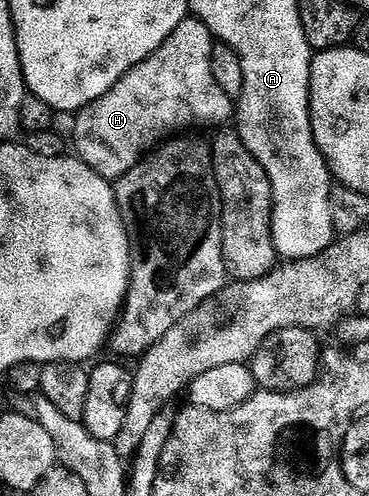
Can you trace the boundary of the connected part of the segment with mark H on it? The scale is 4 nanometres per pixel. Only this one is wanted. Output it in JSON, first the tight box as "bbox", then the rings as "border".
{"bbox":[71,20,235,182],"border":[[[184,20],[171,34],[171,38],[167,38],[167,42],[163,42],[163,46],[155,50],[155,54],[139,62],[139,66],[132,68],[123,78],[119,78],[119,82],[115,82],[115,86],[107,94],[103,94],[103,98],[76,113],[77,125],[71,137],[72,143],[77,143],[76,155],[87,166],[94,168],[103,179],[116,182],[126,176],[146,153],[158,147],[167,134],[192,129],[189,128],[192,124],[228,125],[235,116],[235,100],[225,93],[223,86],[219,86],[215,74],[211,74],[211,50],[214,43],[208,26],[202,20]]]}

